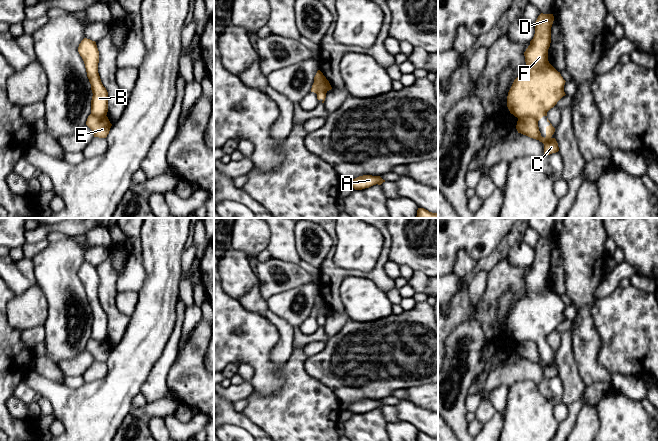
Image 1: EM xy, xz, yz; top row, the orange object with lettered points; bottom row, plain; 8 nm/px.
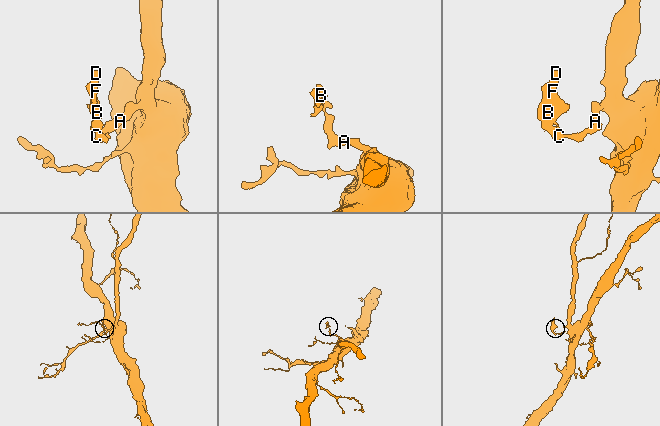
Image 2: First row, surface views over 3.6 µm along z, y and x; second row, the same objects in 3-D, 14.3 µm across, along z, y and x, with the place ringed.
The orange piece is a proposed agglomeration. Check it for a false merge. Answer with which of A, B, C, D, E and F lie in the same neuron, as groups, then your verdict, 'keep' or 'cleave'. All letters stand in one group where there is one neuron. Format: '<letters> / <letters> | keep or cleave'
A C E / B D F | cleave

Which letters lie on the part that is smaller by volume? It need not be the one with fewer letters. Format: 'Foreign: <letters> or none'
Foreign: B, D, F

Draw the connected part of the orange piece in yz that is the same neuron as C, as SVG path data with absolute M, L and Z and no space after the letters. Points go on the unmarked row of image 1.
M527 340L518 342L516 353L518 357L542 366L544 368L544 379L550 379L559 375L558 367L555 362L548 363L541 360L538 345L534 341Z

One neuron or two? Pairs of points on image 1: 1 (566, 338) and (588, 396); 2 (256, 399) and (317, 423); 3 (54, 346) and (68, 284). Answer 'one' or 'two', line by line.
1: two
2: one
3: one

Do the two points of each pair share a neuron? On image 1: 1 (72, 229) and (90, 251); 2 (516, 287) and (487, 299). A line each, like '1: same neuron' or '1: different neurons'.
1: different neurons
2: same neuron

